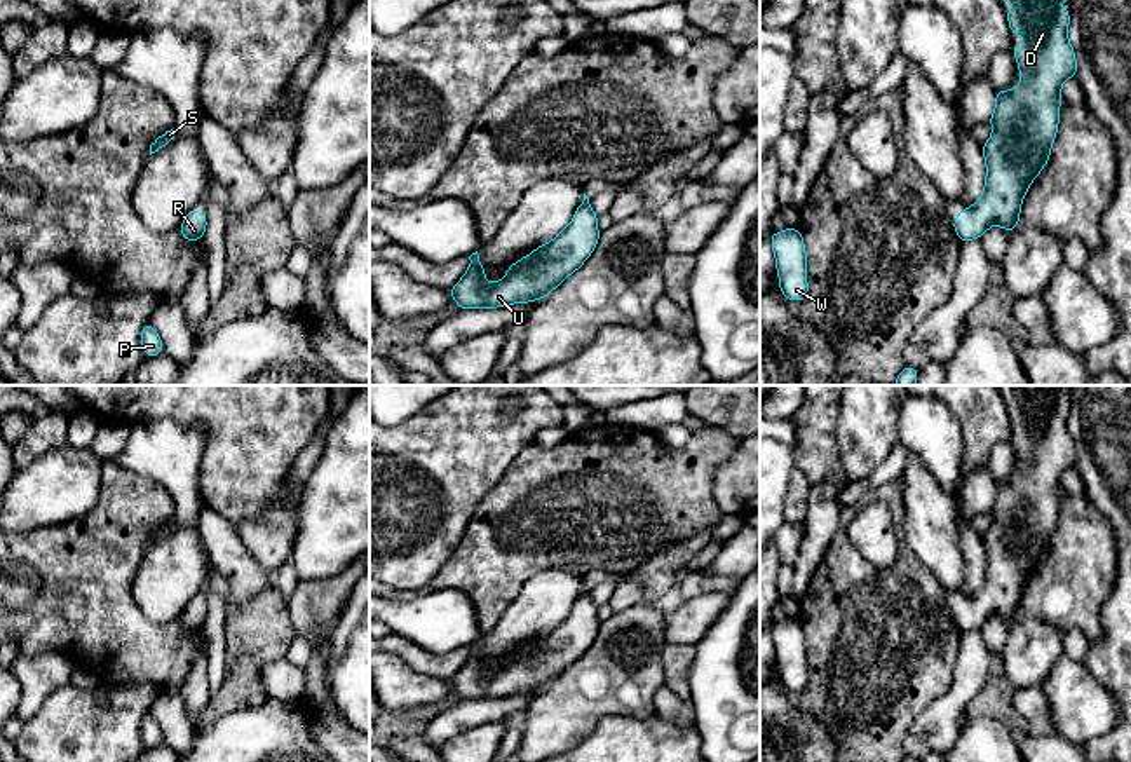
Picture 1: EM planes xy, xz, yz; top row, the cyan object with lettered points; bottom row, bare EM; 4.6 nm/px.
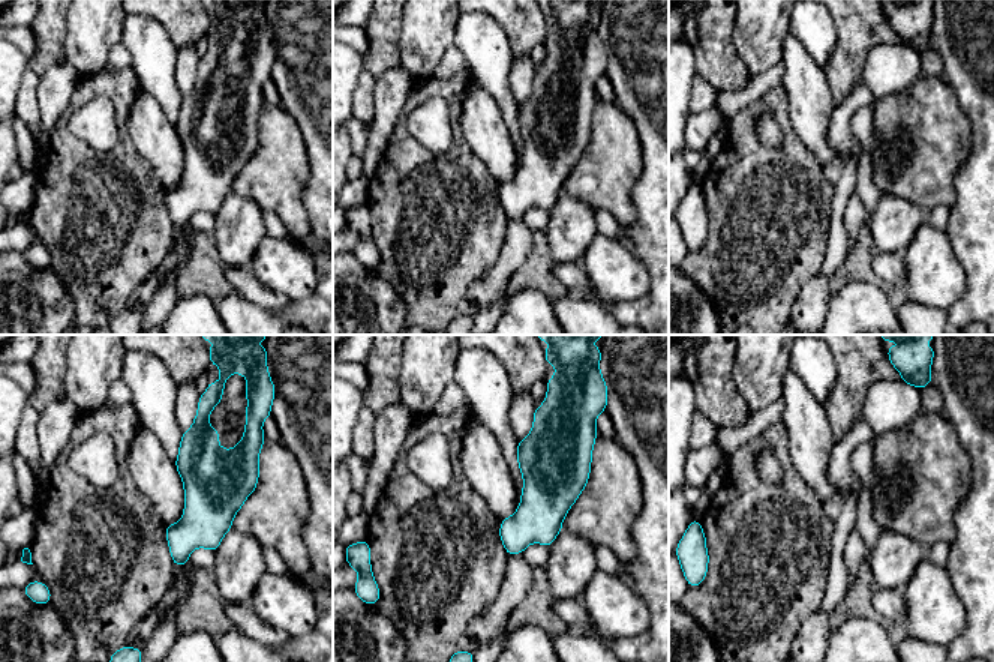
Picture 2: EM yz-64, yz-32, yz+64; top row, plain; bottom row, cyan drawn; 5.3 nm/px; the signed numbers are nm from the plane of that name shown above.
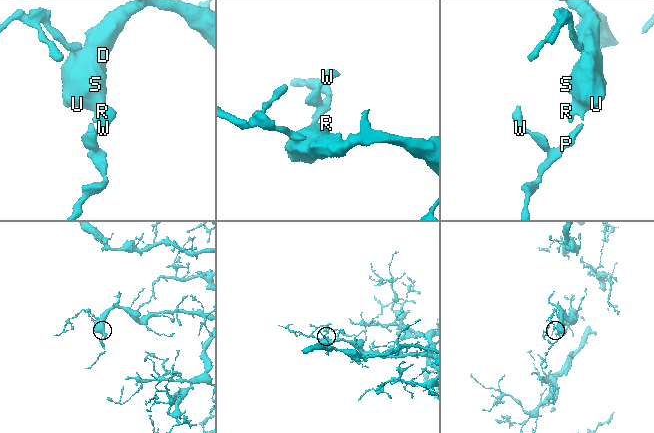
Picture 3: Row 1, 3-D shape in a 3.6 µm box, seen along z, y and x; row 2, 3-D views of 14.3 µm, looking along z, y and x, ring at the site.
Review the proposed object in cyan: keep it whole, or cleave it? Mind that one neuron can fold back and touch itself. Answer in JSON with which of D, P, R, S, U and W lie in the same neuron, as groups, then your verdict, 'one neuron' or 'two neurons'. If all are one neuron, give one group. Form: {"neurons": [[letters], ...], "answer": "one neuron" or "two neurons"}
{"neurons": [["D", "P", "R", "S", "U", "W"]], "answer": "one neuron"}

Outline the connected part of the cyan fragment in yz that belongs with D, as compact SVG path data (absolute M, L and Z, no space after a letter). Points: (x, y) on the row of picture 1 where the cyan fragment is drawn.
M1000 0L1016 2L1018 9L1006 9L1012 35L1025 35L1025 44L1016 44L1012 54L1021 73L1018 87L995 91L995 110L986 120L993 126L981 153L986 164L985 188L979 199L964 208L952 221L960 242L981 239L985 232L1000 225L1009 234L1019 225L1019 211L1032 181L1049 162L1051 146L1060 124L1061 85L1077 77L1077 58L1068 40L1070 9L1056 9L1056 2L1070 0Z

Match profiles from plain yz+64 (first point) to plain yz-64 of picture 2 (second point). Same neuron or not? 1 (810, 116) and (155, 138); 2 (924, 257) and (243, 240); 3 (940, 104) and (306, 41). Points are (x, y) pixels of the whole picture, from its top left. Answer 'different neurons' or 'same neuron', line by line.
1: same neuron
2: different neurons
3: different neurons

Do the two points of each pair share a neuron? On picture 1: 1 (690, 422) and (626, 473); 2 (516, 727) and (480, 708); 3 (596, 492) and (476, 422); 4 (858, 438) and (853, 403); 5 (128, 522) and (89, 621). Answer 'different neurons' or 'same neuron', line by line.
1: different neurons
2: different neurons
3: different neurons
4: same neuron
5: same neuron

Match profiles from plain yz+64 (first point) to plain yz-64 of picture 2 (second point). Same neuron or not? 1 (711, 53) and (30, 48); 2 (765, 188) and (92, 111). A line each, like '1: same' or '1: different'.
1: different
2: different

